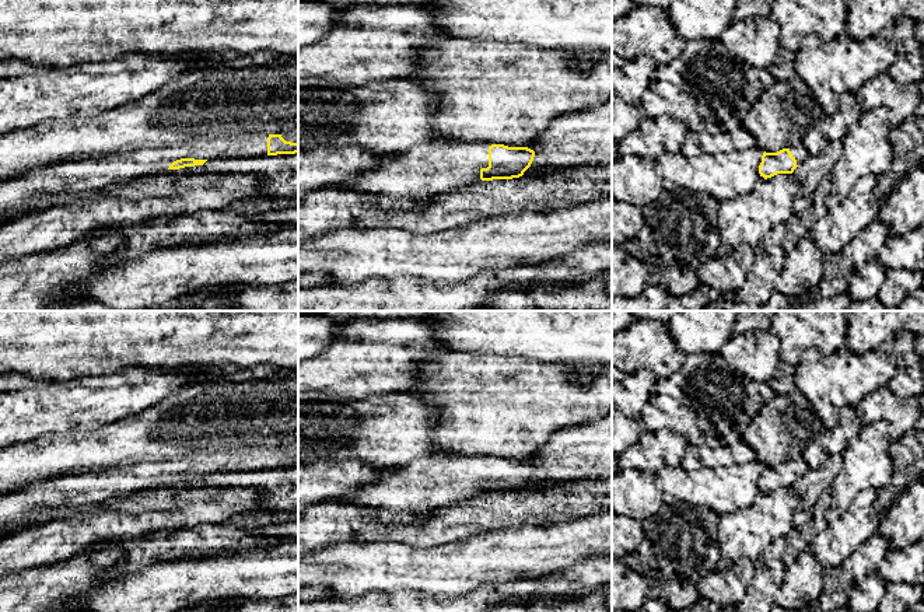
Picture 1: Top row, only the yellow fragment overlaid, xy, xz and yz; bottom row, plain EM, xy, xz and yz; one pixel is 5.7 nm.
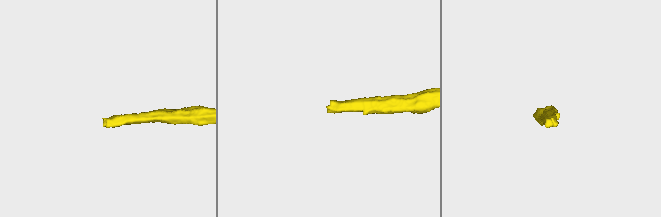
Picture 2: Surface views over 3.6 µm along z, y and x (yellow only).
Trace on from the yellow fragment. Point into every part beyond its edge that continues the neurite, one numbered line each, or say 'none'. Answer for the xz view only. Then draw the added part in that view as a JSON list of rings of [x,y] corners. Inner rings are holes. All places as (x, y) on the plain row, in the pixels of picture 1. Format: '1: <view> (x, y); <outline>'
1: xz (422, 485); [[[491,457],[417,458],[382,468],[378,479],[344,496],[342,503],[382,507],[398,517],[426,514],[480,496]]]

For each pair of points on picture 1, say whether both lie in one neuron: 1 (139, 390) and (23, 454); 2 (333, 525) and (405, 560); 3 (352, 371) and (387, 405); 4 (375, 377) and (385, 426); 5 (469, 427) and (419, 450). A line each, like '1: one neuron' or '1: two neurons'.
1: two neurons
2: two neurons
3: two neurons
4: two neurons
5: two neurons

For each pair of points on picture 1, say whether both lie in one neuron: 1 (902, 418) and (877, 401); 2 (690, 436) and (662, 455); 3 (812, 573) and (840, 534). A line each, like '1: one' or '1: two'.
1: one
2: two
3: two

